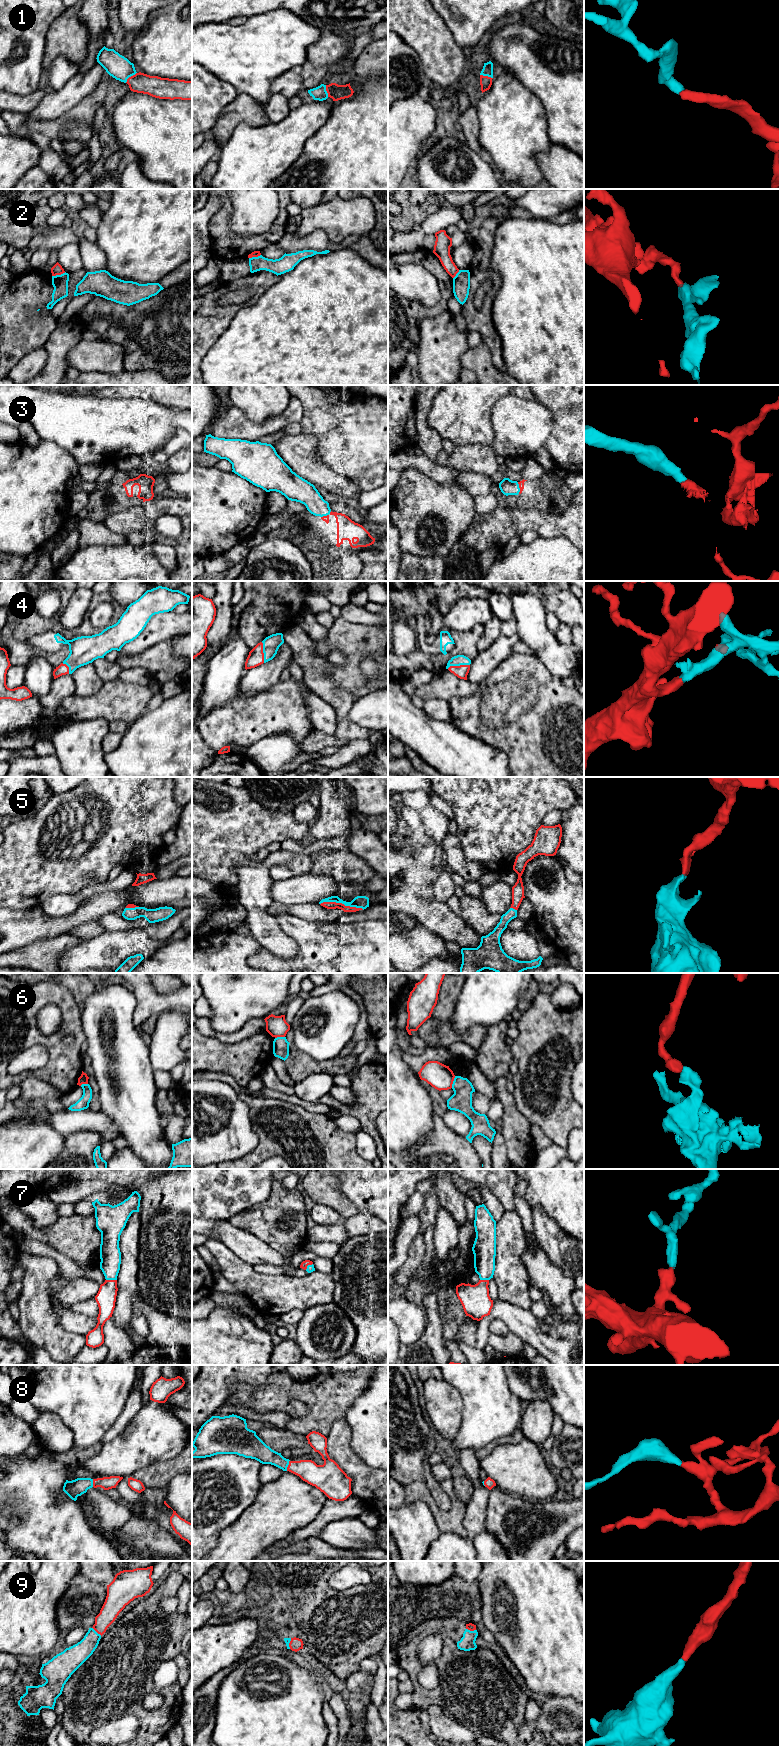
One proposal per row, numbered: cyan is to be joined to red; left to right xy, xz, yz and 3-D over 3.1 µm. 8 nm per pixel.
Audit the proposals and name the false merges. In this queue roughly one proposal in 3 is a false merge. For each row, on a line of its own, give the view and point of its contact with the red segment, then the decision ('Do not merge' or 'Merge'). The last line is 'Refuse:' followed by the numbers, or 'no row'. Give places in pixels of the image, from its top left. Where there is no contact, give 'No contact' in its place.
1: Touches red at xy (131, 76). Merge
2: Touches red at xy (58, 274). Do not merge
3: Touches red at yz (519, 487). Merge
4: Touches red at yz (458, 666). Merge
5: Touches red at xz (341, 903). Merge
6: Touches red at yz (452, 1082). Do not merge
7: Touches red at xy (111, 1280). Merge
8: Touches red at xz (288, 1465). Merge
9: Touches red at yz (471, 1630). Merge
Refuse: 2, 6

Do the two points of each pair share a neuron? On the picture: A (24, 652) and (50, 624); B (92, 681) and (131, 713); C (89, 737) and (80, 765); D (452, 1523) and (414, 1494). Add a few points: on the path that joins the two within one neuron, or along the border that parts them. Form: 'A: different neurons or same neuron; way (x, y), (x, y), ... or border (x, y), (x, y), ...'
A: same neuron; way (23, 642), (23, 637), (36, 624), (40, 624)
B: different neurons; border (104, 683), (94, 693), (78, 696)
C: same neuron; way (82, 744), (80, 746), (80, 758)
D: same neuron; way (442, 1516), (424, 1497)

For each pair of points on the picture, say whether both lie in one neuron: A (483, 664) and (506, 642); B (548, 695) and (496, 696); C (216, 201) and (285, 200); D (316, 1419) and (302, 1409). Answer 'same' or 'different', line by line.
A: same
B: same
C: different
D: different

